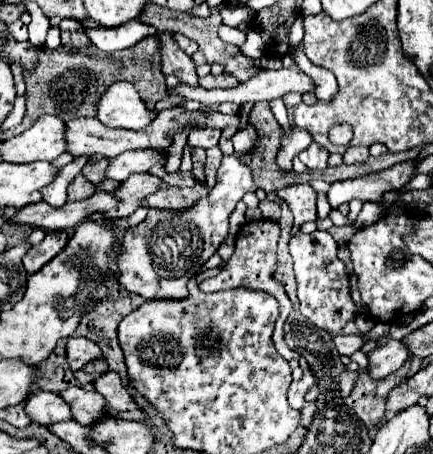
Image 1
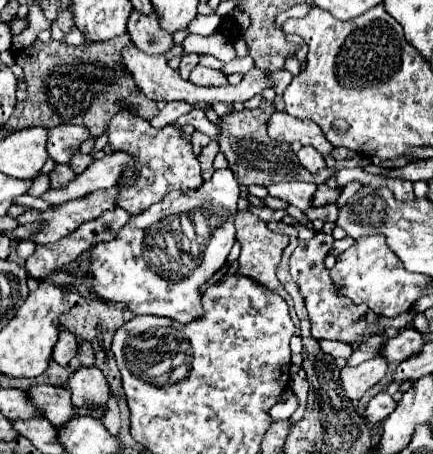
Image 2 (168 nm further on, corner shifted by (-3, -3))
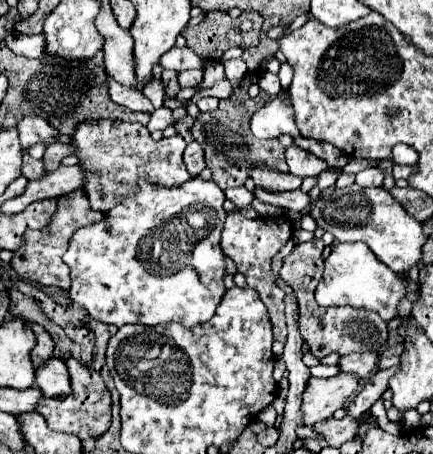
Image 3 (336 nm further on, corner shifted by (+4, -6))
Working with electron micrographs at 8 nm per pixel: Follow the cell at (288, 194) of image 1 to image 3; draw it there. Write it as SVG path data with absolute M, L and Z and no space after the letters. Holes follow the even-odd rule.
M255 166L251 178L255 180L255 184L259 188L269 190L269 192L287 192L287 190L301 188L301 178L297 178L293 174L281 174L277 170L269 170L265 166Z

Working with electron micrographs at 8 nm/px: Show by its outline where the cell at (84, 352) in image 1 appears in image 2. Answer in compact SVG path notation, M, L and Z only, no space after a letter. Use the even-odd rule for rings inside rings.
M60 331L60 339L52 349L52 361L58 363L60 367L68 367L68 361L76 355L76 349L78 349L76 337L68 331Z

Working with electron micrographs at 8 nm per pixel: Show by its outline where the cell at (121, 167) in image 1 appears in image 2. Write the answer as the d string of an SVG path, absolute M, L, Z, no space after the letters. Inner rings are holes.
M112 153L102 157L100 161L94 161L88 165L88 169L72 183L66 183L60 189L48 189L42 199L50 205L60 205L72 199L80 199L82 195L88 195L96 189L112 189L120 181L120 173L132 165L132 157L128 153Z

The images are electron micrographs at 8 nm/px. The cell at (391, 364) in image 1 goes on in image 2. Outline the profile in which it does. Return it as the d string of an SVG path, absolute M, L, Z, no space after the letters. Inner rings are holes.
M376 355L374 359L368 359L358 367L344 367L340 371L340 381L346 397L352 401L358 401L372 385L382 381L386 373L388 373L386 359Z

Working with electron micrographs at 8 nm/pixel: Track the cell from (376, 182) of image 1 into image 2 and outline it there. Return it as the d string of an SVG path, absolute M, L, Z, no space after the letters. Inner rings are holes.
M324 183L324 185L318 185L316 195L312 197L312 205L314 207L322 207L326 203L336 203L336 199L338 199L338 189L332 189L332 187L328 187Z

